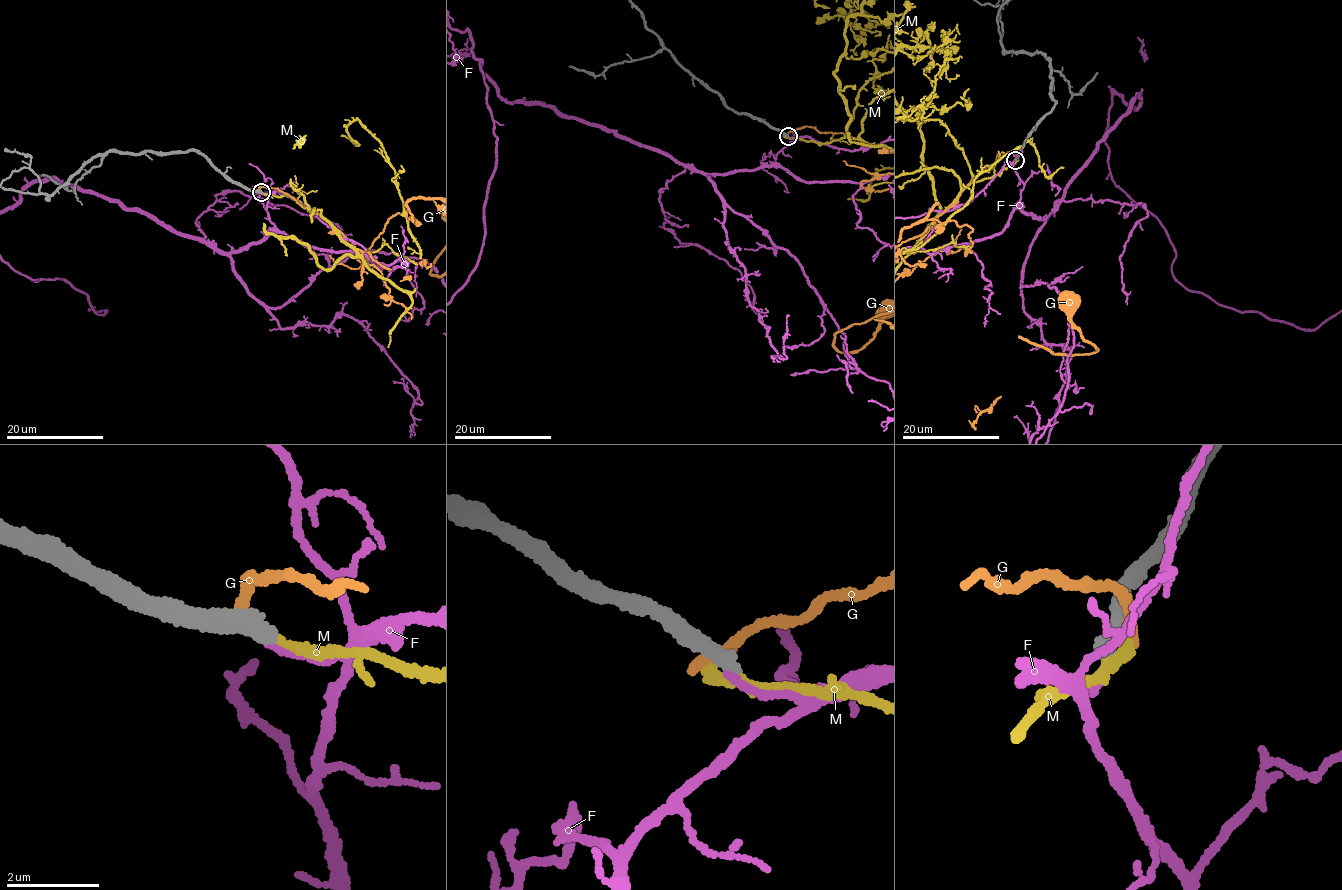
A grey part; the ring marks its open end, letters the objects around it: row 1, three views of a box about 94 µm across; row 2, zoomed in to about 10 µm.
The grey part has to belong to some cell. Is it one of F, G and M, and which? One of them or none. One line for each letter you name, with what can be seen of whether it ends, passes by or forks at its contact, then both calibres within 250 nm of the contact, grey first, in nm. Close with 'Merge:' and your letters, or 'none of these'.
Merge: none of these

